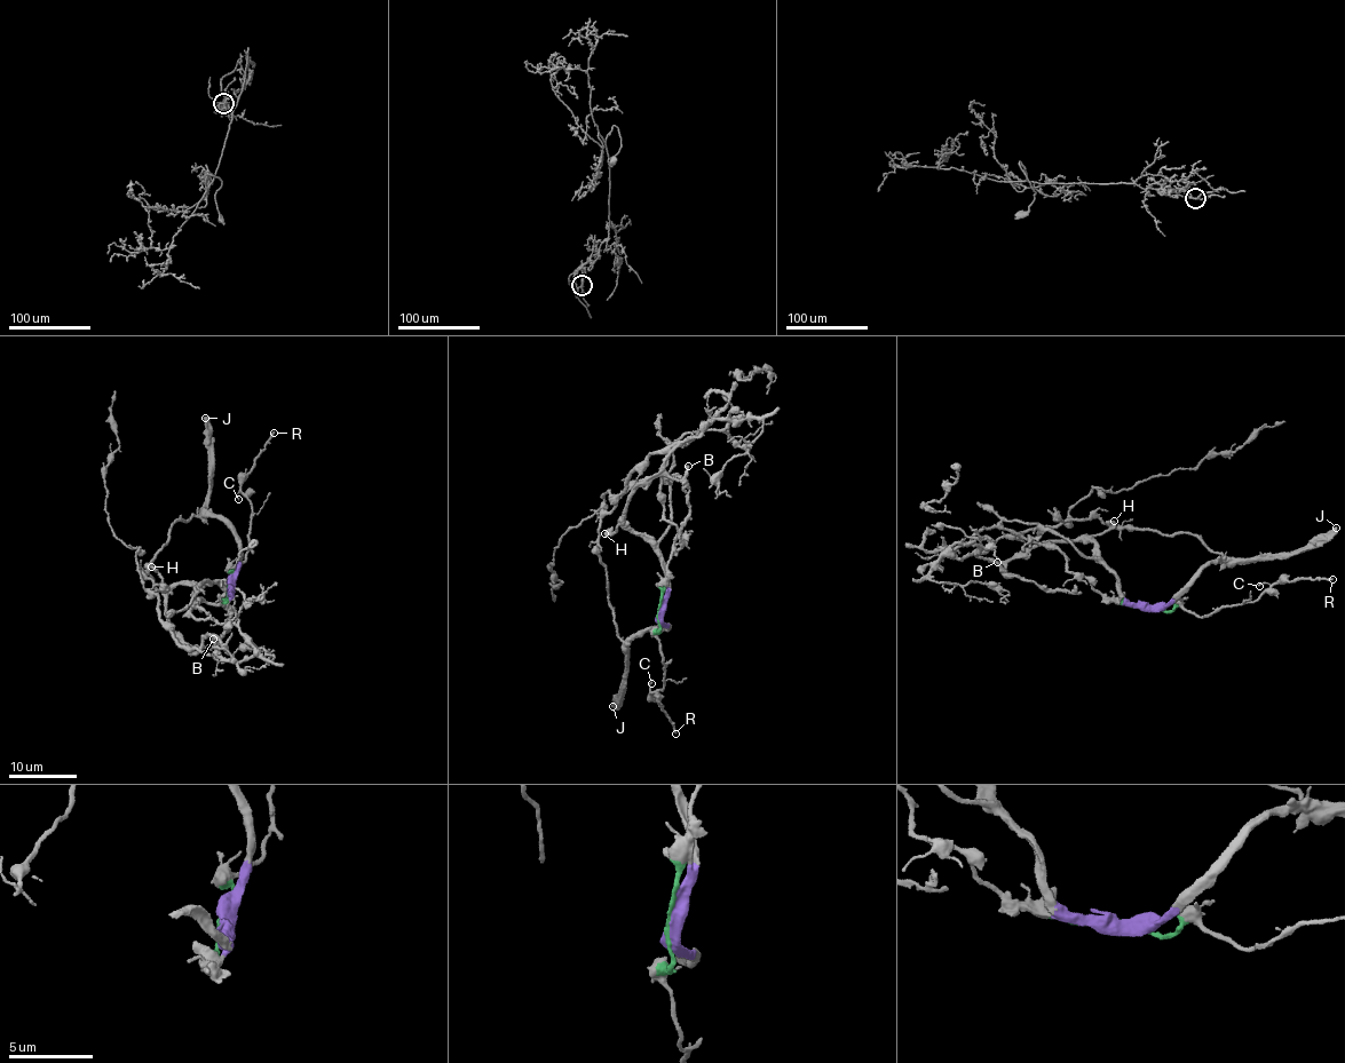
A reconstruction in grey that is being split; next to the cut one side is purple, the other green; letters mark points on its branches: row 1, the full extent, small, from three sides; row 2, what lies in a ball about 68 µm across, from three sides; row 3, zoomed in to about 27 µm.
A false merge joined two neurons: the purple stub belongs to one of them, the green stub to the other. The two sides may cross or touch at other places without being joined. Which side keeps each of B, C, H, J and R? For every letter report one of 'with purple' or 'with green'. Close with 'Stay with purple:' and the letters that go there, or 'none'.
B: with purple
C: with green
H: with purple
J: with purple
R: with green
Stay with purple: B, H, J

